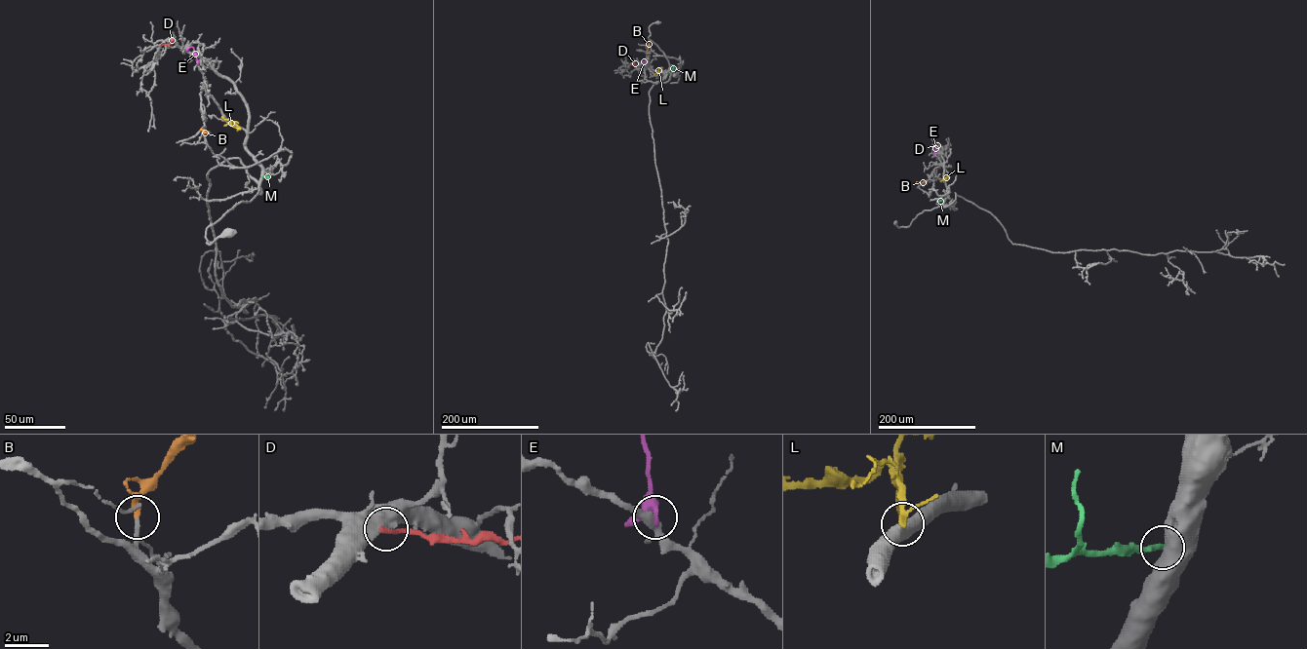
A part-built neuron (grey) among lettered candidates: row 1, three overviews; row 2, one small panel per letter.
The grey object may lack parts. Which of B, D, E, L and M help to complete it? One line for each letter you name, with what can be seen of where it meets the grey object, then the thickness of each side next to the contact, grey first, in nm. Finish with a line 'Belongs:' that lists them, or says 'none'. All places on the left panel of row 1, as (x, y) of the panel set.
B: contact (201, 130); calibres 120 and 190 nm
Belongs: B

